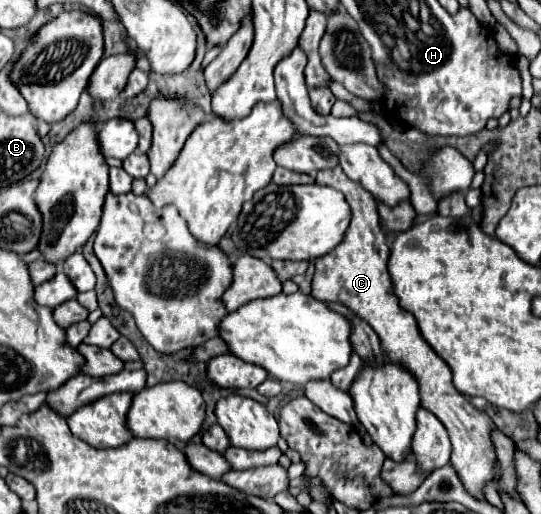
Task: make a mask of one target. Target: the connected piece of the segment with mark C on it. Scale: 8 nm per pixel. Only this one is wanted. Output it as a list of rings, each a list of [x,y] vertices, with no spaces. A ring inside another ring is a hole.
[[[340,166],[332,170],[320,170],[316,174],[316,182],[332,186],[344,194],[346,202],[352,208],[352,220],[340,246],[314,260],[316,274],[312,280],[310,296],[330,304],[342,304],[374,328],[388,360],[404,366],[416,378],[422,408],[432,412],[446,426],[452,442],[450,462],[460,474],[464,488],[472,490],[476,498],[484,498],[482,486],[486,480],[492,480],[492,458],[496,458],[490,442],[490,430],[494,428],[494,422],[484,412],[476,410],[464,394],[456,392],[448,364],[444,364],[444,360],[436,352],[432,352],[432,346],[428,346],[428,342],[424,342],[416,326],[416,318],[408,310],[402,310],[396,294],[392,292],[392,278],[388,274],[390,248],[386,244],[386,234],[382,232],[378,222],[376,200],[358,182],[350,180],[344,170],[340,170]]]

